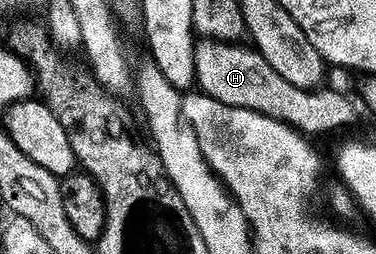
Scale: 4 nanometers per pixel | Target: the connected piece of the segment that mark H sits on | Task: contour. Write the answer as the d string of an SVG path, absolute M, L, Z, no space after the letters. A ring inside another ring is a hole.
M203 38L195 46L195 84L198 91L203 92L209 98L217 98L217 102L225 102L225 106L234 108L244 108L265 114L274 120L280 120L282 124L287 124L297 132L303 133L308 138L316 138L322 132L335 132L338 128L343 128L346 124L351 124L355 120L355 108L351 105L351 100L347 96L342 96L339 92L334 92L328 86L314 88L302 88L293 86L293 82L285 82L269 62L254 47L246 46L239 42L228 42L225 40L213 40Z

